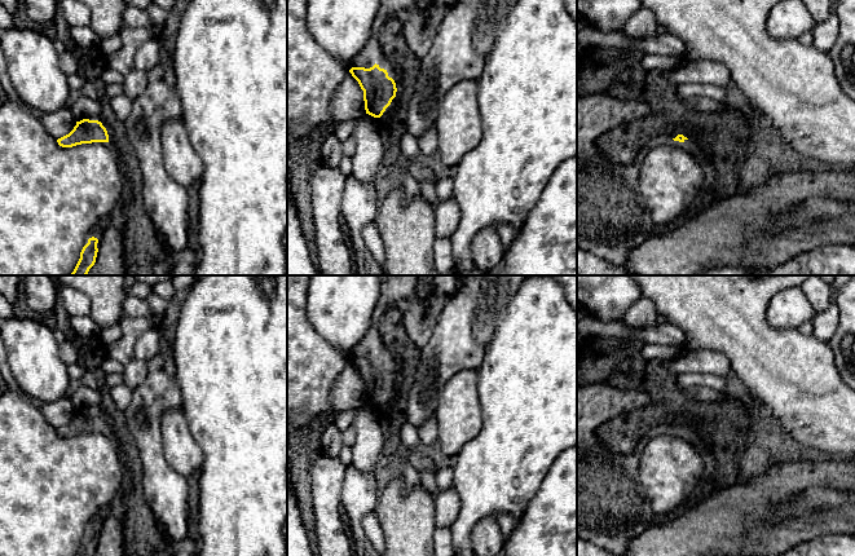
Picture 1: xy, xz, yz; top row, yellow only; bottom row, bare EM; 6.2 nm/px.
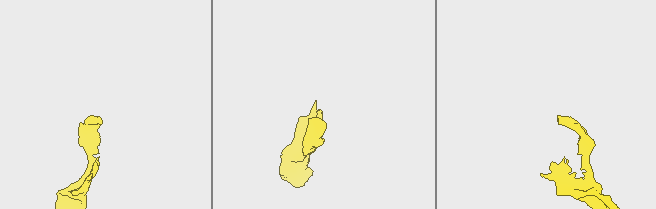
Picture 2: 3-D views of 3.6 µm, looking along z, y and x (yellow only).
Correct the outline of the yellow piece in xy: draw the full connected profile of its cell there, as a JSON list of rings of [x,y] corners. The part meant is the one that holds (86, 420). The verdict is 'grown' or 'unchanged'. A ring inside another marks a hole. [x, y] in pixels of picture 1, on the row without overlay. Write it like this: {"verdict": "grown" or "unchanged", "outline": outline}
{"verdict": "unchanged", "outline": [[[83,409],[76,411],[74,419],[57,429],[62,437],[72,437],[81,433],[109,432],[106,418],[98,410]]]}

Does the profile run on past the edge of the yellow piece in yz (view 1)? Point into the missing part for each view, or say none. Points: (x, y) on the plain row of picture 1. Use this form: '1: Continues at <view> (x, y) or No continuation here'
1: No continuation here

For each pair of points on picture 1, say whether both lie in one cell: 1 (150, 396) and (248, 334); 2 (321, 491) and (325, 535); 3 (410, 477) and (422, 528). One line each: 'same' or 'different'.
1: different
2: same
3: different

